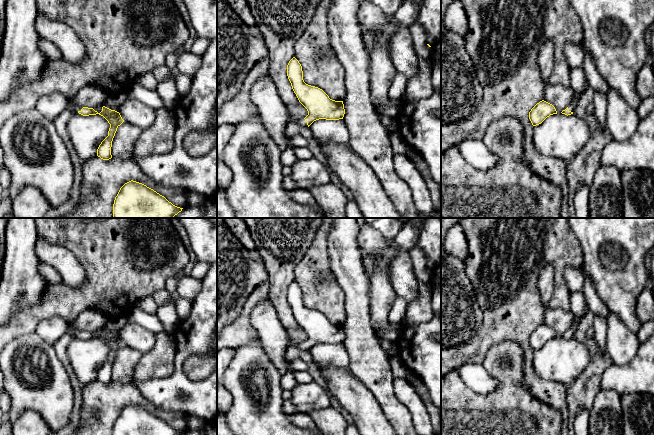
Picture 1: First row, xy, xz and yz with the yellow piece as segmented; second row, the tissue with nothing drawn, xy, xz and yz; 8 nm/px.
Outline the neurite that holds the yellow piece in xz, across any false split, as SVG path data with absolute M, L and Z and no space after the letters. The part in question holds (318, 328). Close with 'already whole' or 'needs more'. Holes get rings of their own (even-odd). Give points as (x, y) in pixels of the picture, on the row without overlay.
M295 281L287 289L287 300L299 326L308 335L308 339L298 345L299 350L309 351L319 343L343 343L345 338L343 325L332 324L322 313L306 308L303 304L302 290Z; needs more

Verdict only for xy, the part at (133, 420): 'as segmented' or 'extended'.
as segmented

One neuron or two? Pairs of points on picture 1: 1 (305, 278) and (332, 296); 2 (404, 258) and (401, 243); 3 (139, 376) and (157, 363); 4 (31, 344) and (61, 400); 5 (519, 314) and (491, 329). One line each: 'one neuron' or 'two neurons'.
1: one neuron
2: two neurons
3: one neuron
4: one neuron
5: one neuron

